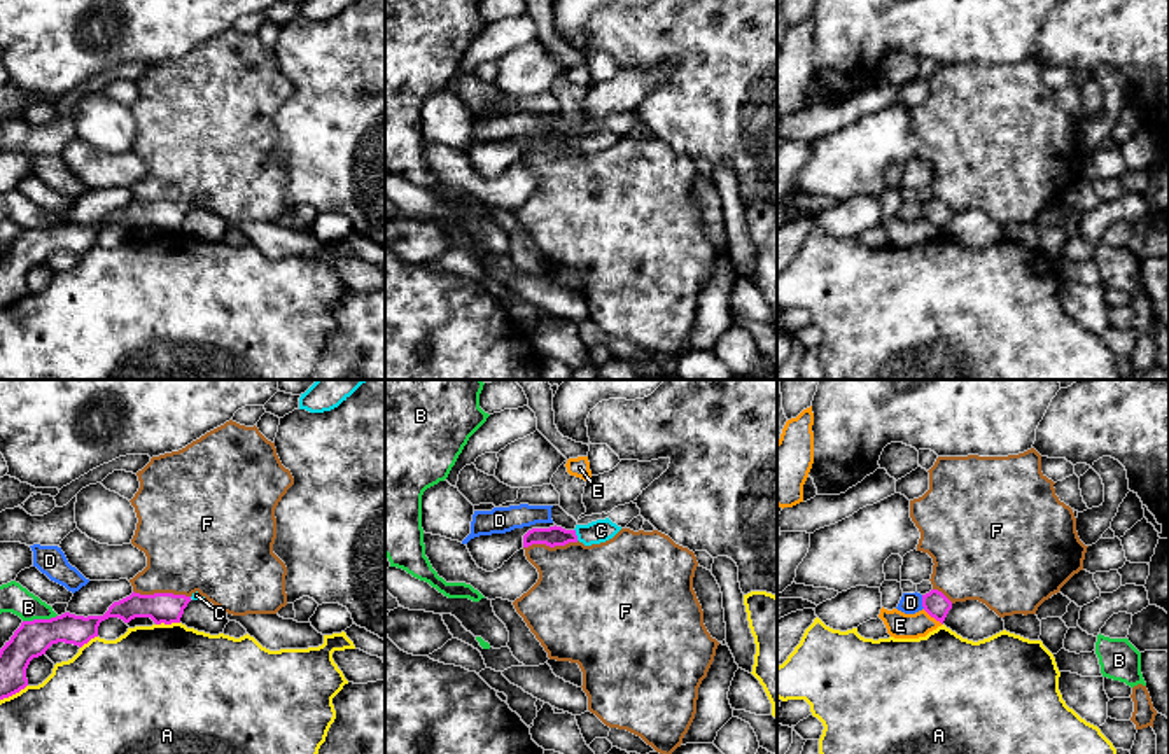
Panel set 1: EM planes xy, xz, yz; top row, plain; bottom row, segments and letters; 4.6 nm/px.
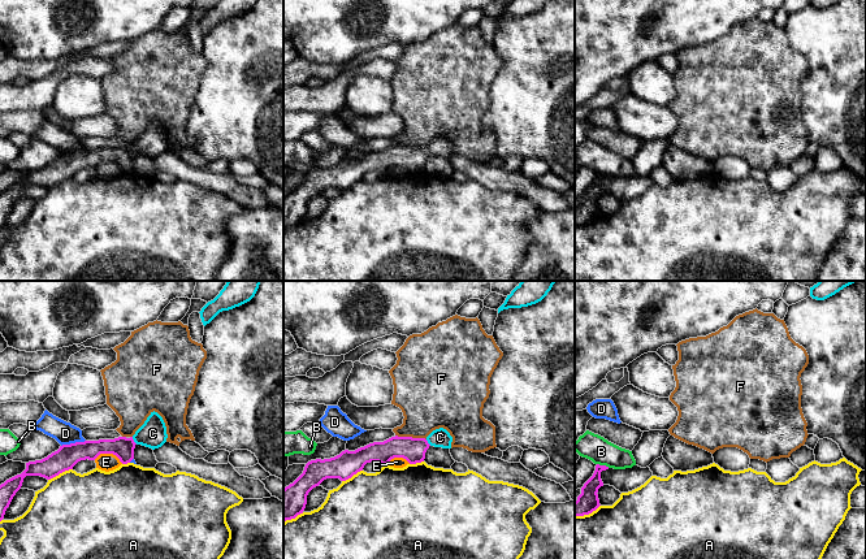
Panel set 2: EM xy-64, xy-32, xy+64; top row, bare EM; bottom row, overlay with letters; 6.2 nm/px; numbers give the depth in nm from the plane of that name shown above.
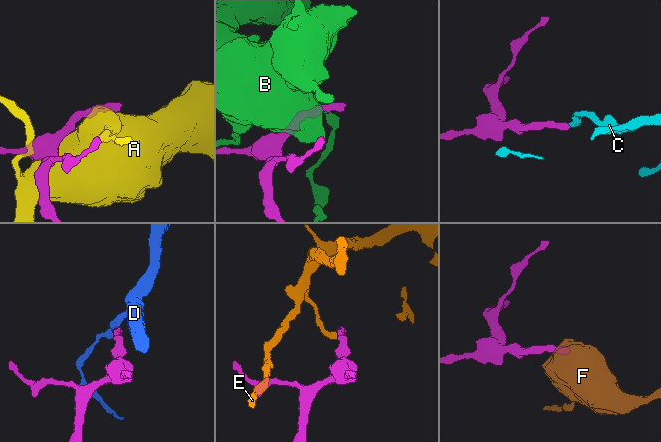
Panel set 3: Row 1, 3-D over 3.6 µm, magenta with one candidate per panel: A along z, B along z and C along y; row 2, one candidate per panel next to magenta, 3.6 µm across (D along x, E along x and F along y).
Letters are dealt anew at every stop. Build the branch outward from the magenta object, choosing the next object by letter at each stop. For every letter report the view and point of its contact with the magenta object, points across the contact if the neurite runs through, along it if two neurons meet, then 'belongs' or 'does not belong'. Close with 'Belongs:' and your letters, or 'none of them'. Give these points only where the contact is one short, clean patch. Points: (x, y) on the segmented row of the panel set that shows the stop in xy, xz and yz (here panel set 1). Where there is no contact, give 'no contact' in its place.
A: xy (167, 623) | does not belong
B: xy (39, 620) | along xy (56, 614), (46, 620), (23, 621) | does not belong
C: xz (574, 534) | across xz (555, 536), (574, 534), (601, 530) | belongs
D: yz (923, 602) | along yz (921, 595), (924, 607) | does not belong
E: yz (933, 616) | along yz (923, 609), (942, 623) | does not belong
F: xy (161, 593) | along xy (133, 590), (140, 593), (184, 593), (189, 597) | does not belong
Belongs: C

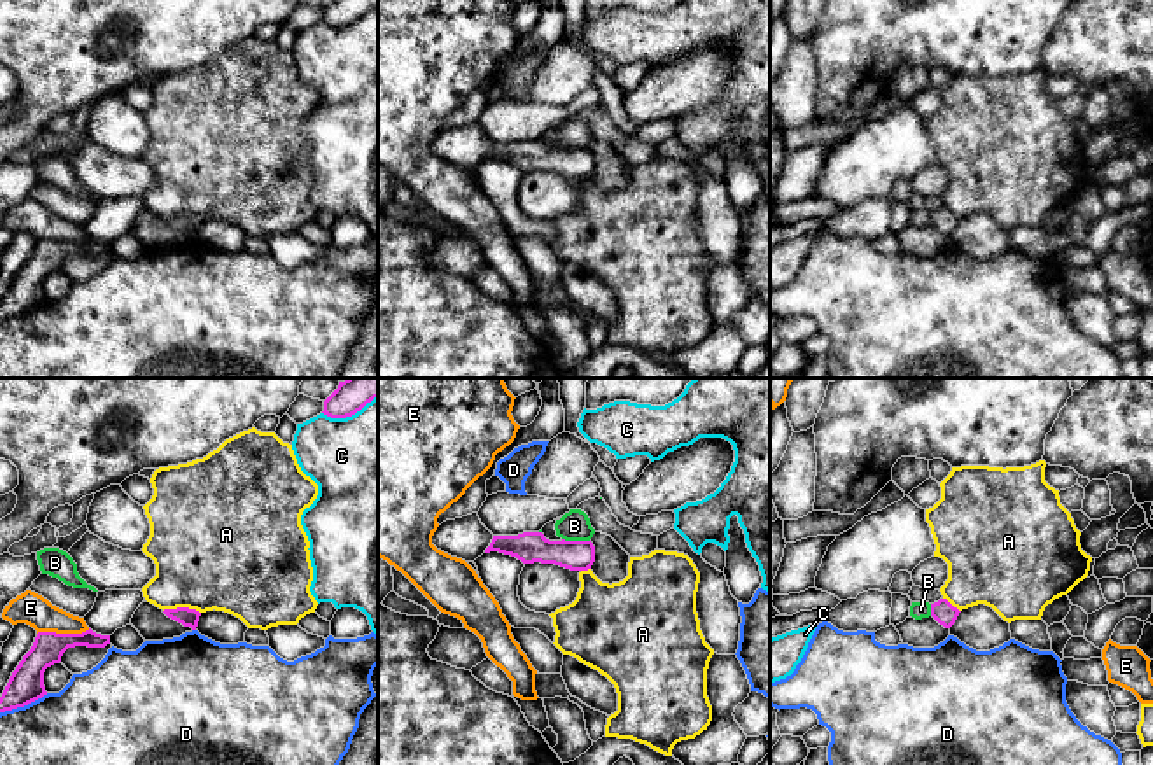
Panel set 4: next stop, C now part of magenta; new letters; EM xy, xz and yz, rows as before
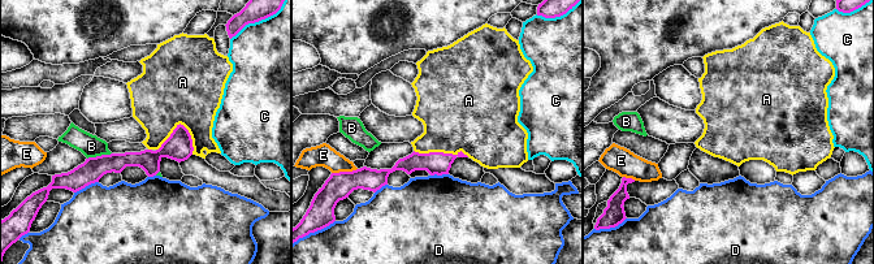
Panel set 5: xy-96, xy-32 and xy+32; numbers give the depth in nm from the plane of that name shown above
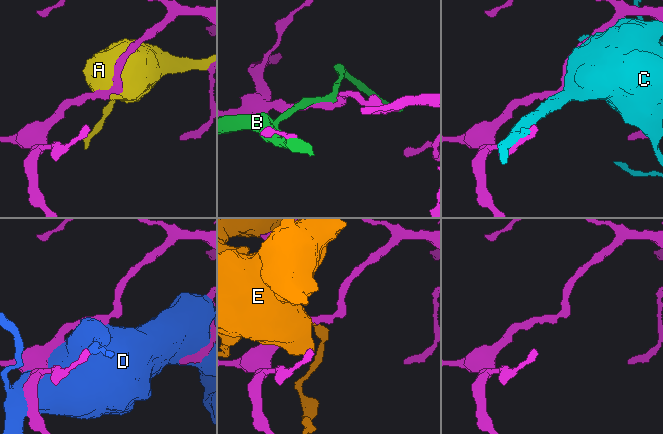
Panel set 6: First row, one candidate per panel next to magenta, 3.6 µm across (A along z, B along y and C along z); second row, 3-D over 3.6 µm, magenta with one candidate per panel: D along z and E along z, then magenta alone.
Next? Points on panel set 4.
A: xy (182, 608) | along xy (163, 610), (195, 608), (200, 613) | does not belong
B: xz (576, 541) | along xz (562, 538), (588, 541) | does not belong
C: xy (349, 415) | does not belong
D: xy (23, 706) | does not belong
E: xy (63, 634) | does not belong
Belongs: none of them

